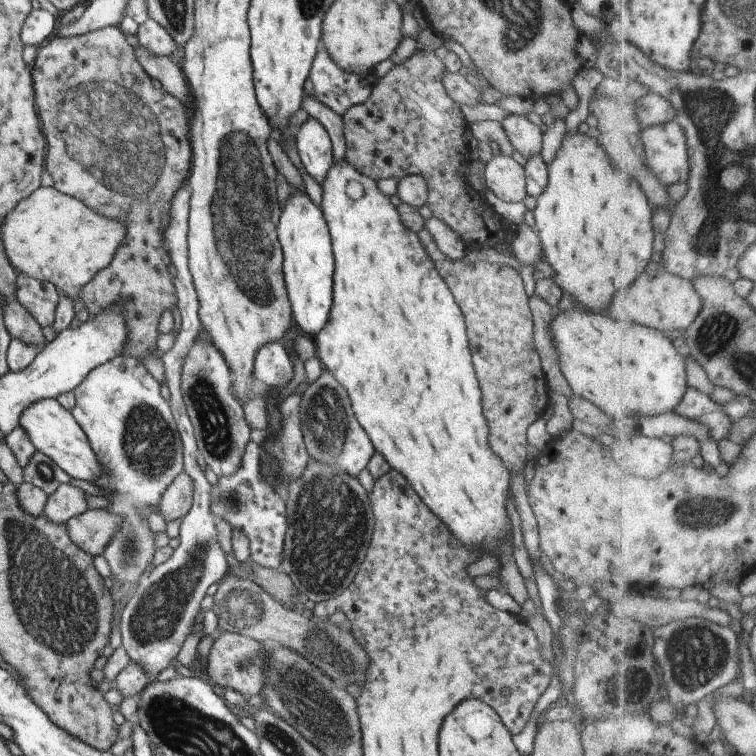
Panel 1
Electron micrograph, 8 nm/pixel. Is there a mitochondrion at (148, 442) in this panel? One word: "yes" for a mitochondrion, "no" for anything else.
yes

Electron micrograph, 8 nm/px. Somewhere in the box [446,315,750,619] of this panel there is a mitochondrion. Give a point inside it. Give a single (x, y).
(693, 515)

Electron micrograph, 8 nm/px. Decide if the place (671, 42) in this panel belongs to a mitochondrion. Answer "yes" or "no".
no

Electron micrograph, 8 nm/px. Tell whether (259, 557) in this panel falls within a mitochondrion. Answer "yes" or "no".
no

